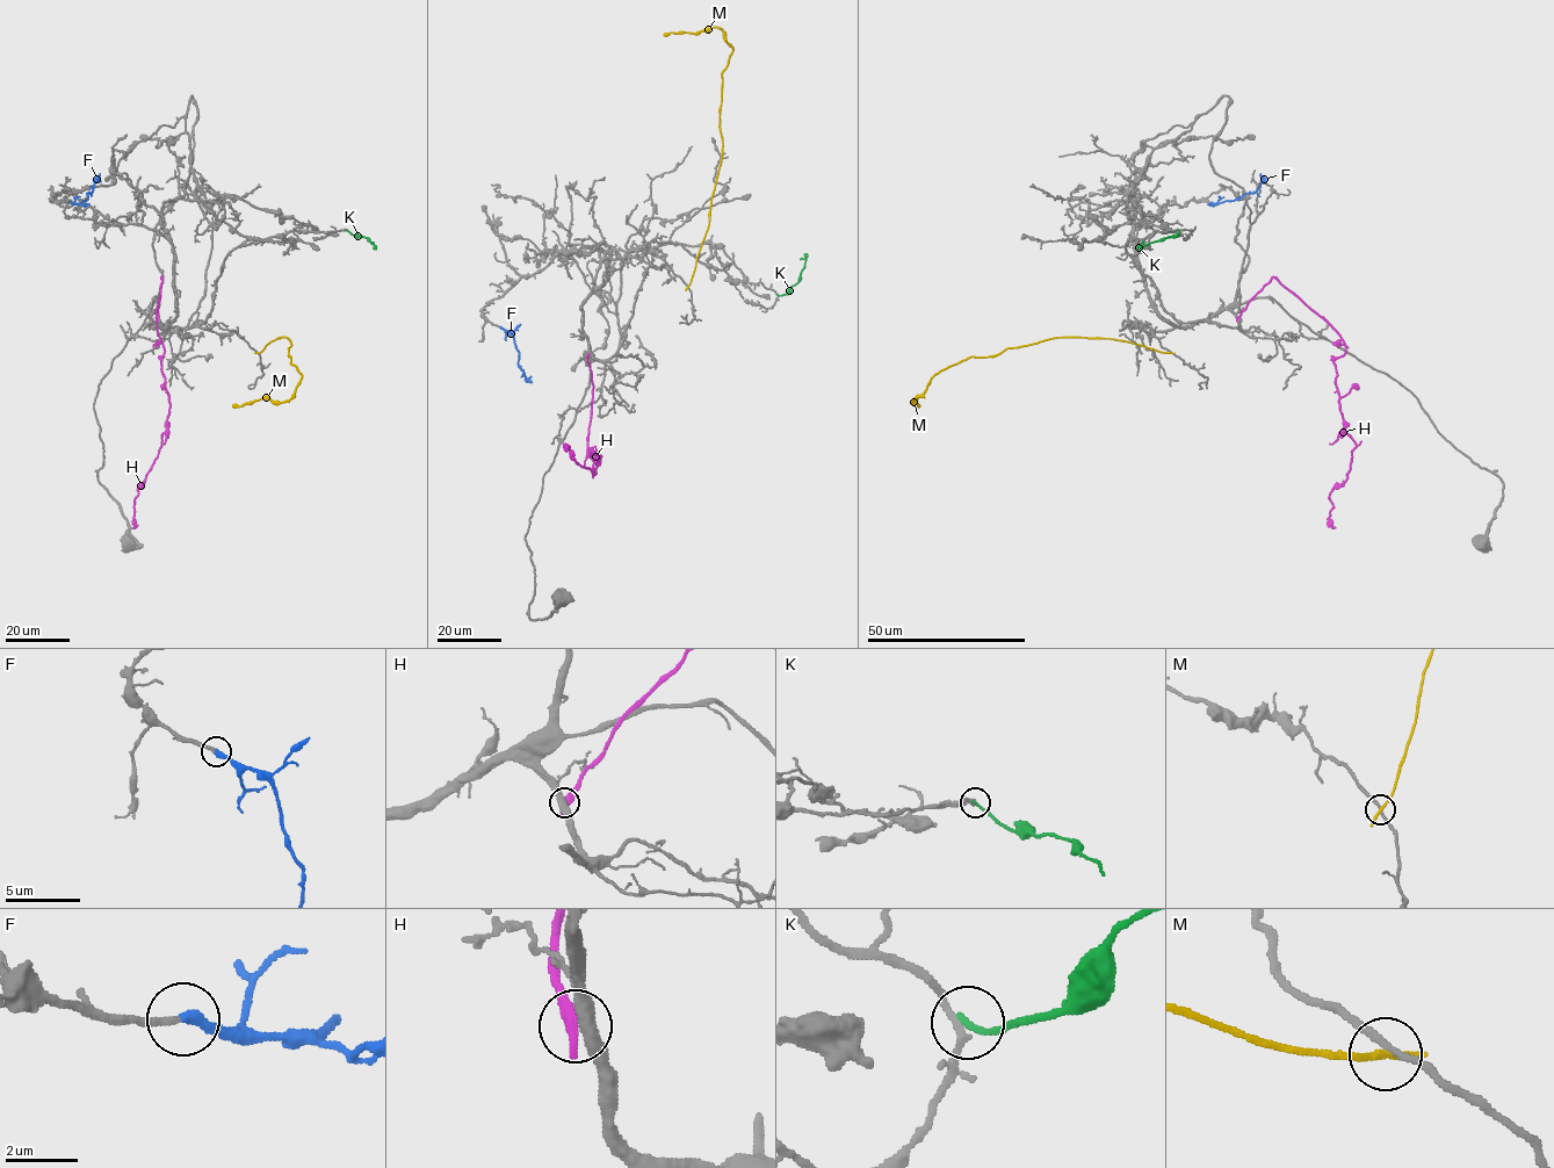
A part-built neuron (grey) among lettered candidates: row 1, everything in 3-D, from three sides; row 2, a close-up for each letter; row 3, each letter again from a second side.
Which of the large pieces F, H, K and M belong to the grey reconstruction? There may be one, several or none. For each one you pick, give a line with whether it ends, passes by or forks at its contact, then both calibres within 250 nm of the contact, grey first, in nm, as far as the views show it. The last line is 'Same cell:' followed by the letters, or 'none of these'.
F: it ends; calibres 220 and 360 nm
Same cell: F

